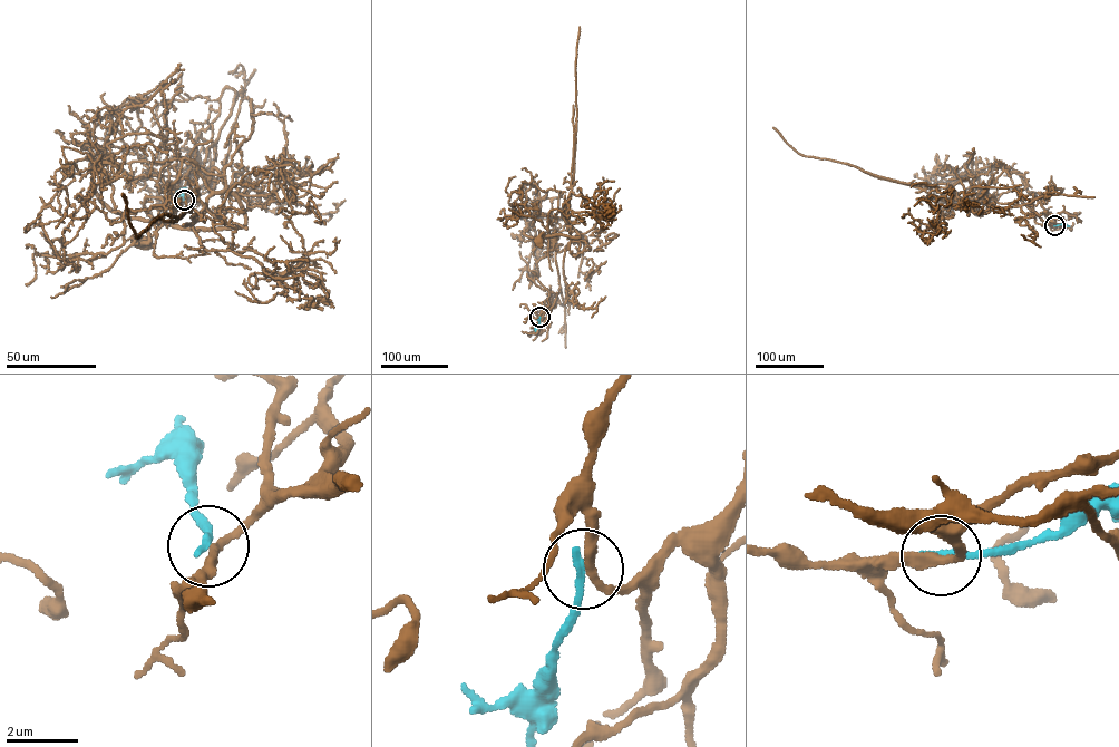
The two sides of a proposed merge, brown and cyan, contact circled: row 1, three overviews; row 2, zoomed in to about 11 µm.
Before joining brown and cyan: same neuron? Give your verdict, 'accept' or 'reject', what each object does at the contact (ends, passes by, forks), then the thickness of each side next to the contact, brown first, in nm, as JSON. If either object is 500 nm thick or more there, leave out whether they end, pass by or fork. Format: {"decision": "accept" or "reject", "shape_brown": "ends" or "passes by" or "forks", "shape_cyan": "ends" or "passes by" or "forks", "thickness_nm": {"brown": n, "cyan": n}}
{"decision": "reject", "shape_brown": "passes by", "shape_cyan": "ends", "thickness_nm": {"brown": 260, "cyan": 240}}

